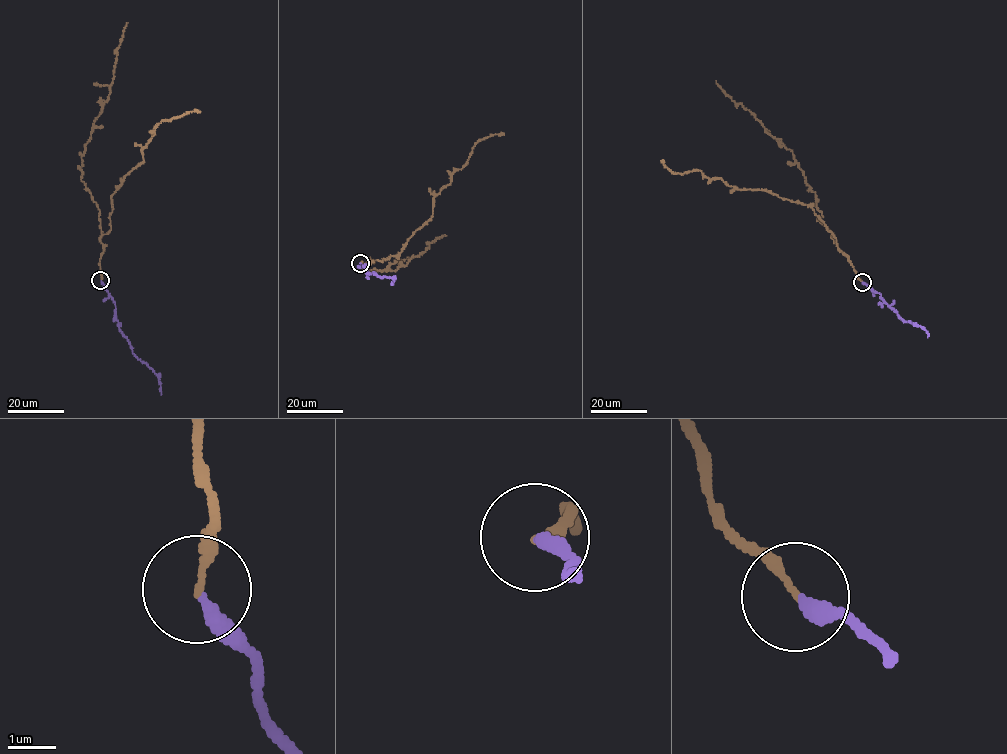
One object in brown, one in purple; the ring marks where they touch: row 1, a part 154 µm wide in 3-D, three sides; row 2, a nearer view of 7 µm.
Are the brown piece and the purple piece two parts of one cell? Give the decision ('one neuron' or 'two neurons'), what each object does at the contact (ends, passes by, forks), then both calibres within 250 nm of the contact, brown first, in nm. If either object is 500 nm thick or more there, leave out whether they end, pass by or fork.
one neuron | brown ends | purple ends | 170/280 nm

